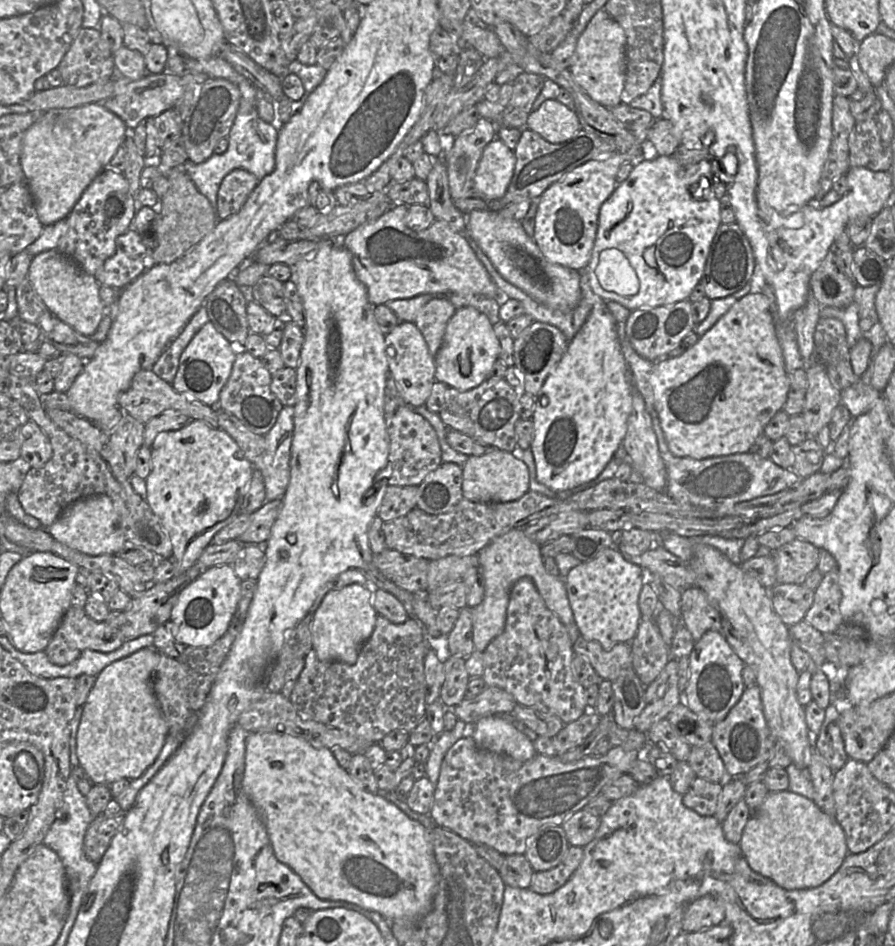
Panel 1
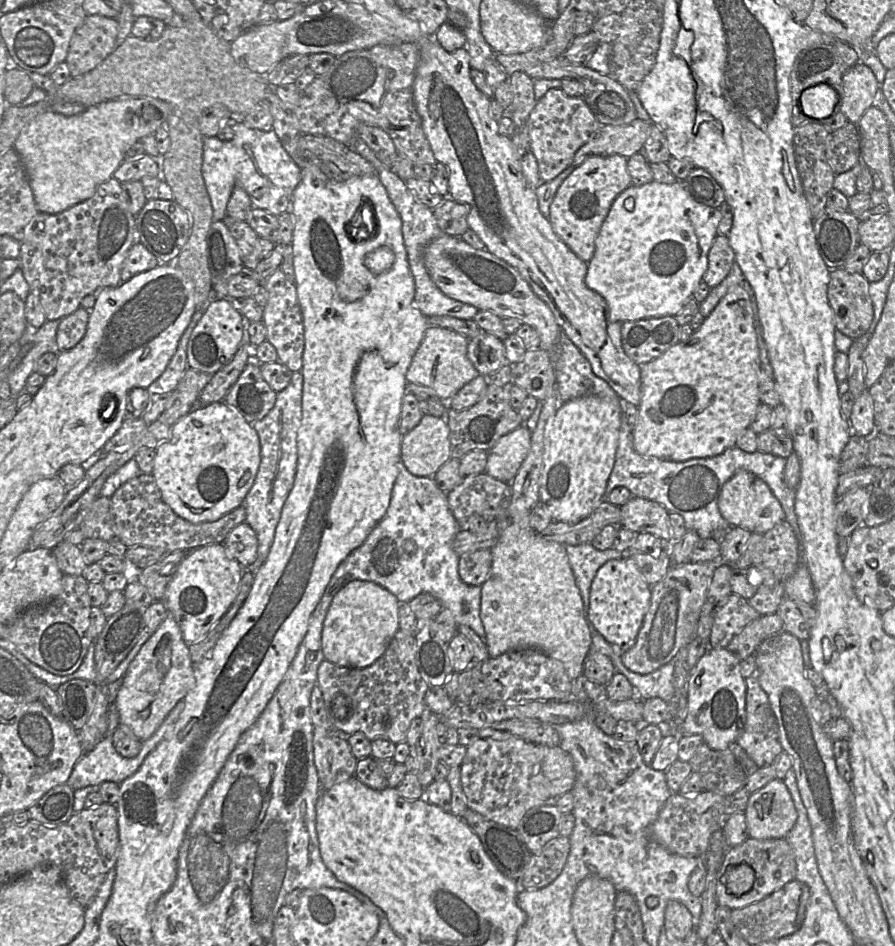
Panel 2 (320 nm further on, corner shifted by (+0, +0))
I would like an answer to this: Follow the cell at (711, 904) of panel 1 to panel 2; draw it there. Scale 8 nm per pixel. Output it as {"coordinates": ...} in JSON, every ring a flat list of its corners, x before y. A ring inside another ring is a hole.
{"coordinates":[[748,837,742,844,730,847,723,863,716,875,716,895,718,905,727,906,730,909,738,909,758,902,769,896,774,891,783,887,786,883,795,879,796,861,791,845,786,838,755,839],[746,863,755,871,755,880,752,888,745,894,733,895,726,888,726,871,732,867]]}

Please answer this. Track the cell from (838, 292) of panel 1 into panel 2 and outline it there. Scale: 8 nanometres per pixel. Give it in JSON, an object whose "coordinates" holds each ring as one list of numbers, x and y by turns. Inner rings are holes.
{"coordinates":[[843,268,830,271,828,301,834,312,836,329,852,339,865,335,874,318,874,308,869,293,870,282,862,273,849,273]]}

